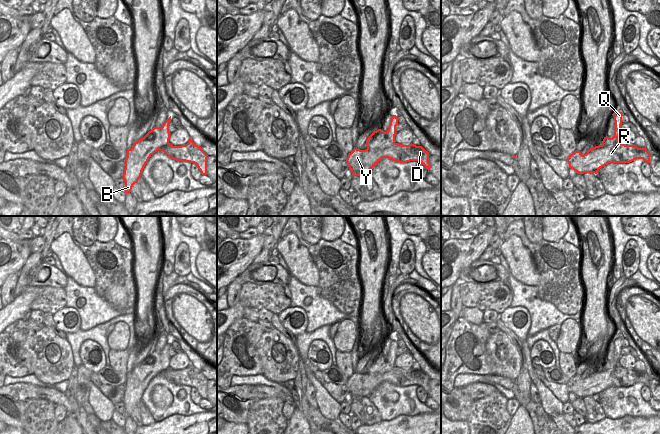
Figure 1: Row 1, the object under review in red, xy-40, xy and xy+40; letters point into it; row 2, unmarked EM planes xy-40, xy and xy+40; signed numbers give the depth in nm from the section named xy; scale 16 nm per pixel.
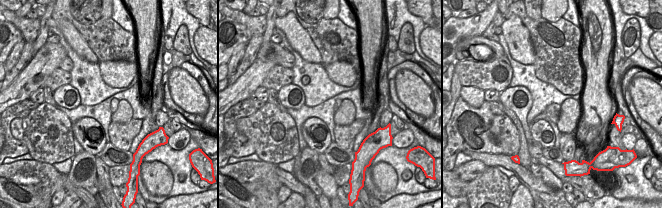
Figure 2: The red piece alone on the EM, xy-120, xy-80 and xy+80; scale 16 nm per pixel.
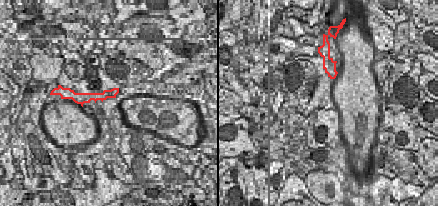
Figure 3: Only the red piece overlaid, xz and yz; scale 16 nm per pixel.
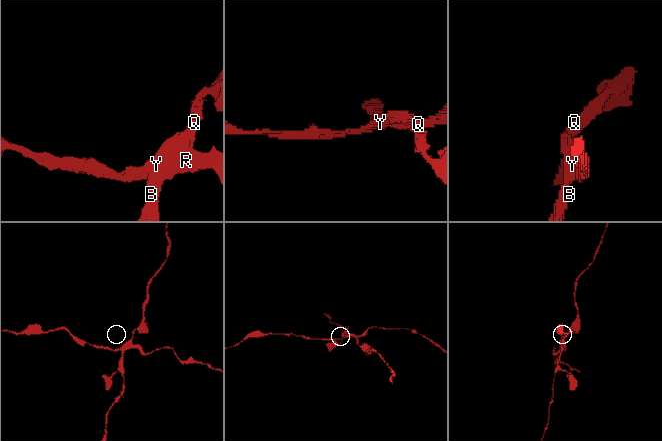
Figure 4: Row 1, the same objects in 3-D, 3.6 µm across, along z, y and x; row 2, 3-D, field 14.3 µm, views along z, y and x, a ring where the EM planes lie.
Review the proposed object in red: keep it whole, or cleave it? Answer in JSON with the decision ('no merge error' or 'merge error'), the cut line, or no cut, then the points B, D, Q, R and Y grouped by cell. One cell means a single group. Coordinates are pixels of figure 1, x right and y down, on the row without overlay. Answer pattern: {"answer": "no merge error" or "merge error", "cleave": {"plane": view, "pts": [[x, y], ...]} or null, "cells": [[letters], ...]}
{"answer": "merge error", "cleave": {"plane": "xy", "pts": [[394, 366], [380, 374], [365, 374]]}, "cells": [["B", "Q"], ["D", "R", "Y"]]}

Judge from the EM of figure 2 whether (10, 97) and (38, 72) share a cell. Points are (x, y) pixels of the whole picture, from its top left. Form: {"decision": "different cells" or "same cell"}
{"decision": "same cell"}

